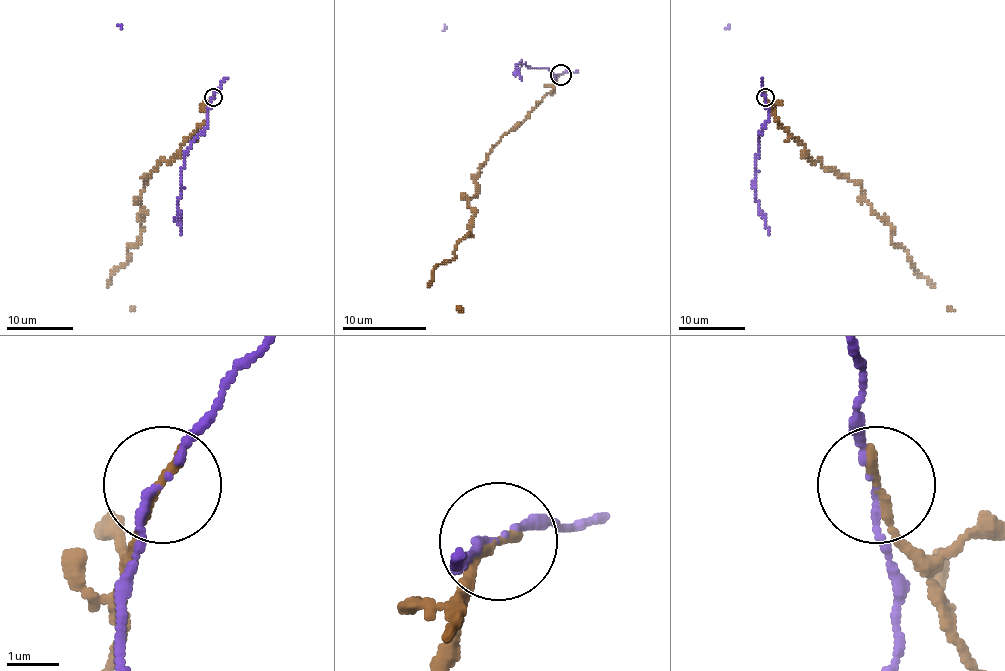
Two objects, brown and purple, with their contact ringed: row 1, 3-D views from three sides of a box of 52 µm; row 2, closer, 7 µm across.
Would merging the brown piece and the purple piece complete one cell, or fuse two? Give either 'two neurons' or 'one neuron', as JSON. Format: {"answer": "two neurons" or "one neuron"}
{"answer": "two neurons"}

